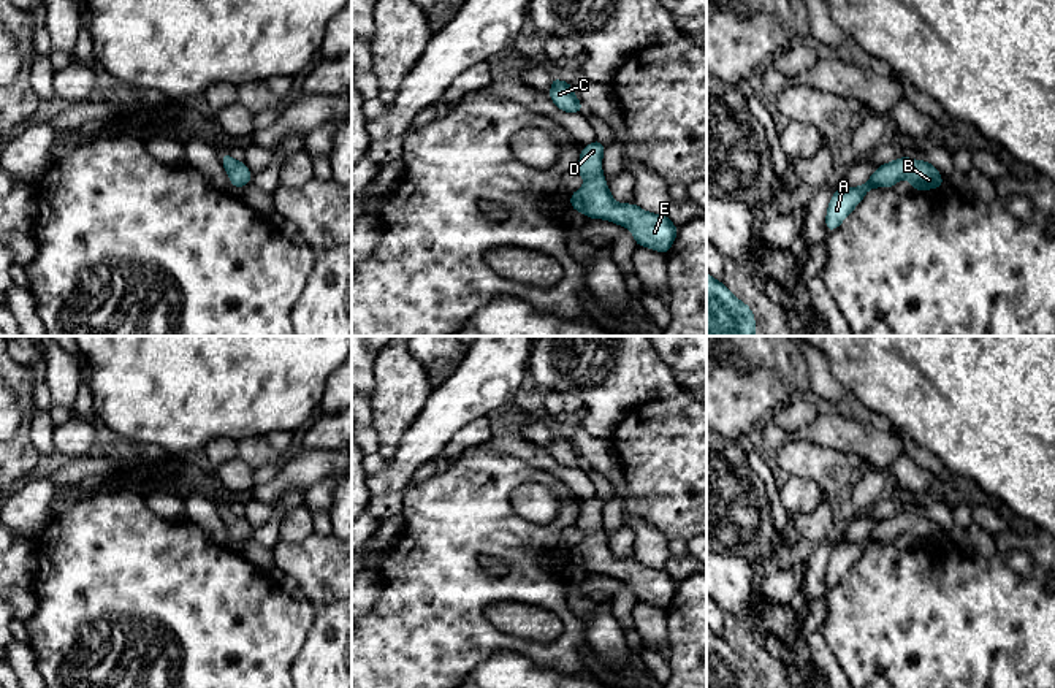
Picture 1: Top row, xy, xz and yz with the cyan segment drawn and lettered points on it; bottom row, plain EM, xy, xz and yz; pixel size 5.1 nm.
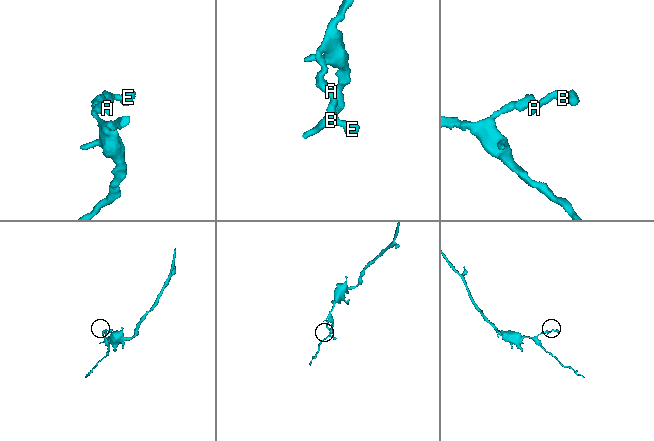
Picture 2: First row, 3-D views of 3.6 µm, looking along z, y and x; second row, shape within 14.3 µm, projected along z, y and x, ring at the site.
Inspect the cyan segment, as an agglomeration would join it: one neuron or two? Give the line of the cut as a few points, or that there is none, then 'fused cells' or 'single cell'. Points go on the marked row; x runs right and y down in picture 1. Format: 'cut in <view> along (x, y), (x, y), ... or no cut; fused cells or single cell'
no cut; single cell

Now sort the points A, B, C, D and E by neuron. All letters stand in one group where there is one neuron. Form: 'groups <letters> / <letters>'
groups A B C D E

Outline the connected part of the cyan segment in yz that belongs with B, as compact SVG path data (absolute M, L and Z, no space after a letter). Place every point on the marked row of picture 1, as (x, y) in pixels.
M900 157L876 168L873 176L860 187L840 187L835 190L827 208L825 227L833 231L862 201L873 187L893 187L900 179L909 179L914 190L936 189L944 184L939 171L927 160L916 162L911 157Z

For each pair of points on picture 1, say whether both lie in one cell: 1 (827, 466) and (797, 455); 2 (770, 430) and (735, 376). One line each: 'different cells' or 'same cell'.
1: same cell
2: different cells

